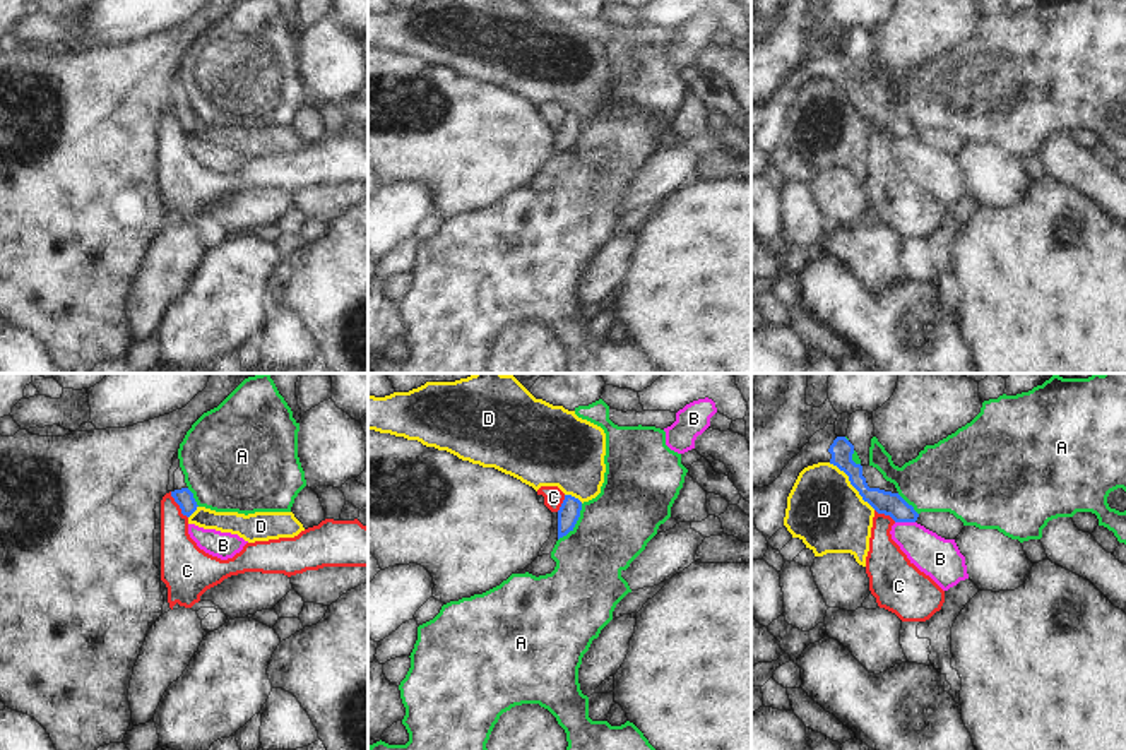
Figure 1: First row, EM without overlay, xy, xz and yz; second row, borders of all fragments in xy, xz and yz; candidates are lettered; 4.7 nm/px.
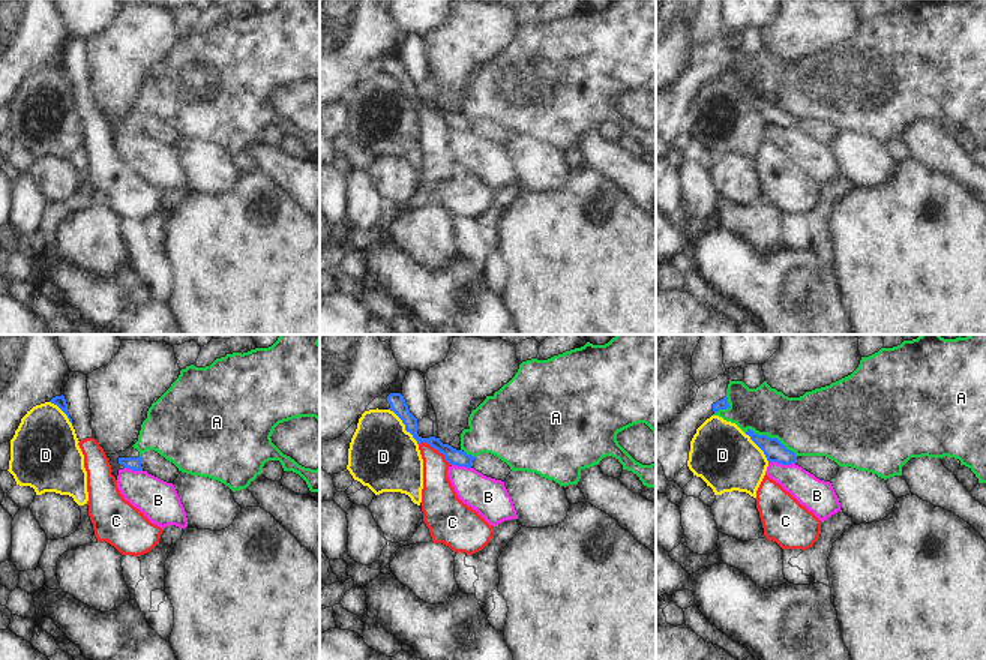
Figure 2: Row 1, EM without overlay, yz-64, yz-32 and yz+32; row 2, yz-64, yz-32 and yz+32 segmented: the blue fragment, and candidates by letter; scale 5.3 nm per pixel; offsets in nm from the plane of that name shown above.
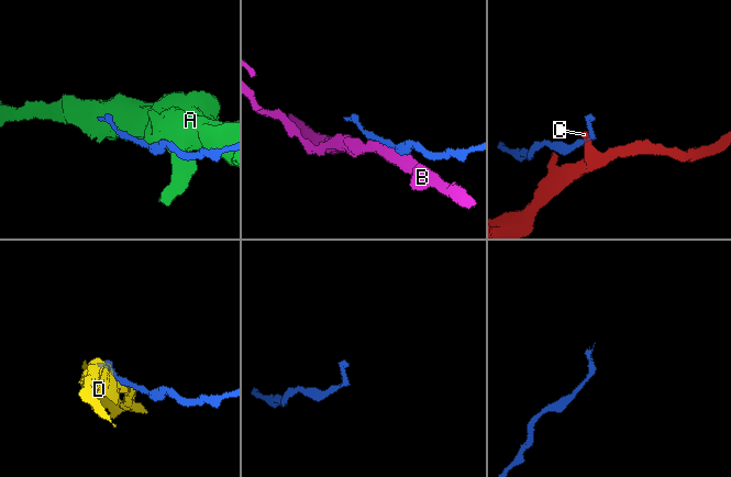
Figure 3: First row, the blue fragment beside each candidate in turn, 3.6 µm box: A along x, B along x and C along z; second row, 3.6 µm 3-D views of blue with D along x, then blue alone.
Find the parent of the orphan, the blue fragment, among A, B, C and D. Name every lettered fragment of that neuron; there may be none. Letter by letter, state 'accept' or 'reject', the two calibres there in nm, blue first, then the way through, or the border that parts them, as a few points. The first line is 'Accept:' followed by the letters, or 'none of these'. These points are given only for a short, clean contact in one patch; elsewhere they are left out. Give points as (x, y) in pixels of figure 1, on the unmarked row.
Accept: none of these
A: reject; calibres 100 and 340 nm
B: reject; calibres 110 and 200 nm
C: reject; calibres 90 and 190 nm; border xy (170, 108), (187, 134)
D: reject; calibres 110 and 360 nm; border yz (829, 79), (835, 81), (858, 110), (875, 125)

